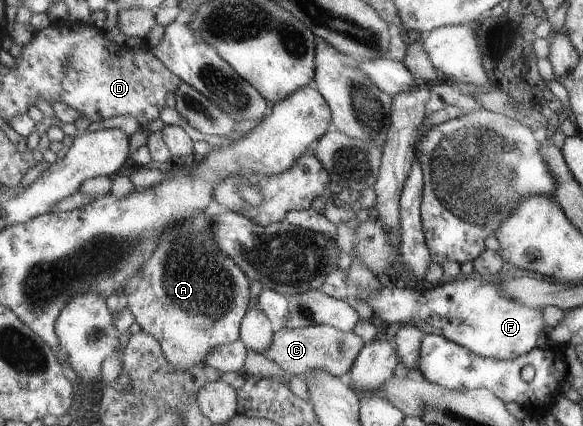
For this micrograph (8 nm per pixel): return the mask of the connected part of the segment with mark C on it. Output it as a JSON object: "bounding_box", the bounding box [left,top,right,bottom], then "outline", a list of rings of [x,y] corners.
{"bounding_box":[264,325,364,378],"outline":[[[311,325],[306,329],[277,329],[272,345],[264,355],[278,363],[288,373],[302,375],[310,369],[324,369],[332,375],[345,378],[364,349],[364,339],[353,332],[345,332],[331,325]]]}

